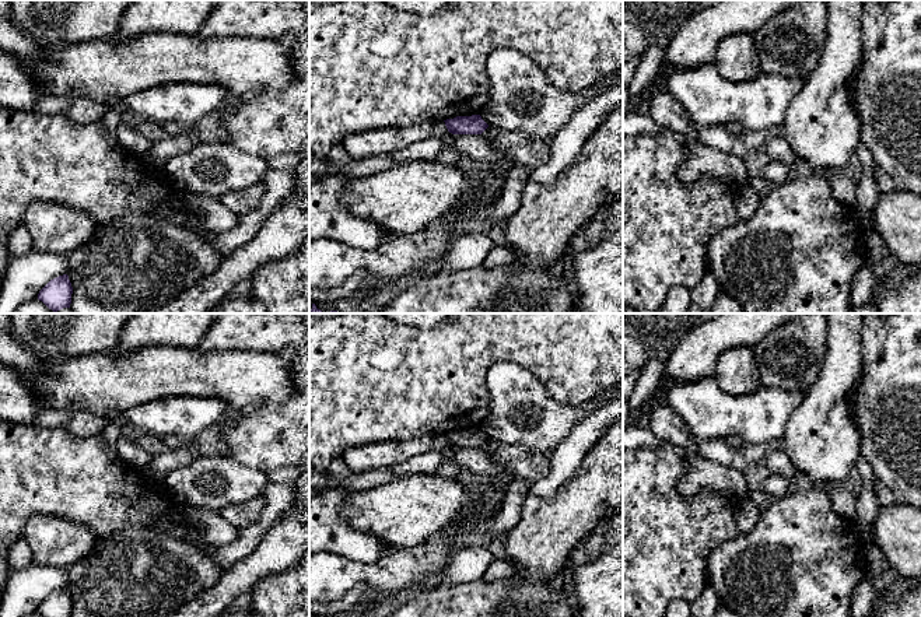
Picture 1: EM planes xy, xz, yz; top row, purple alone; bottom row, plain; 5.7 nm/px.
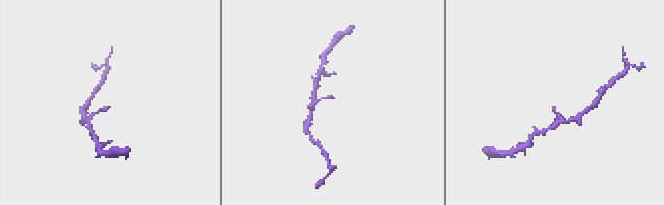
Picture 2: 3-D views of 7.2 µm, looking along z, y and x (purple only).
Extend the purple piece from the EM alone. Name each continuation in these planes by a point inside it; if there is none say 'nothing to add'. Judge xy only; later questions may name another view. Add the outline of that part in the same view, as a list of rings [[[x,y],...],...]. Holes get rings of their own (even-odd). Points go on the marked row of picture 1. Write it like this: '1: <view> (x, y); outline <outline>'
nothing to add

